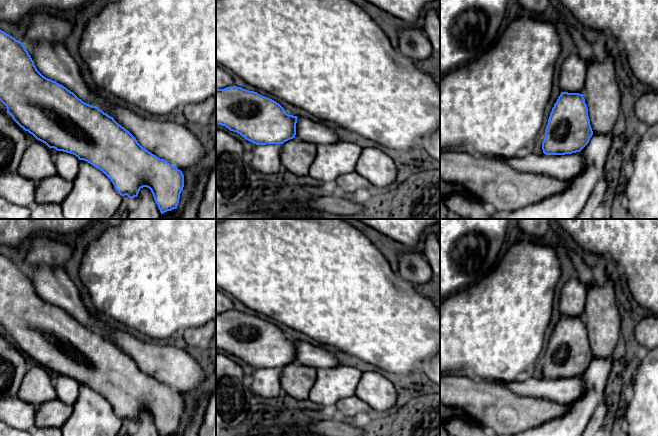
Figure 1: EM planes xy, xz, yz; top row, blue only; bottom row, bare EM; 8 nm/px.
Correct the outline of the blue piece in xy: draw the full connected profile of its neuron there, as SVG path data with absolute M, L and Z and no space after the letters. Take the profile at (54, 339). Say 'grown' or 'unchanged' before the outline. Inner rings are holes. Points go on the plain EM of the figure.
grown; M0 254L0 325L6 330L13 344L25 355L32 358L37 364L45 367L49 372L75 379L79 384L84 384L102 395L113 407L114 412L121 420L127 419L130 423L137 421L141 412L151 414L154 424L160 436L177 433L180 418L184 411L184 399L182 393L201 392L201 386L206 376L200 364L184 349L169 342L144 341L125 331L114 331L100 317L92 315L84 305L77 285L61 267L51 267L38 264L29 269L16 264L14 261Z

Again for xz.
grown; M234 309L216 313L216 348L225 350L256 369L283 368L293 362L315 369L340 366L332 349L289 339L276 325Z

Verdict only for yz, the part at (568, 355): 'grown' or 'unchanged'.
grown

